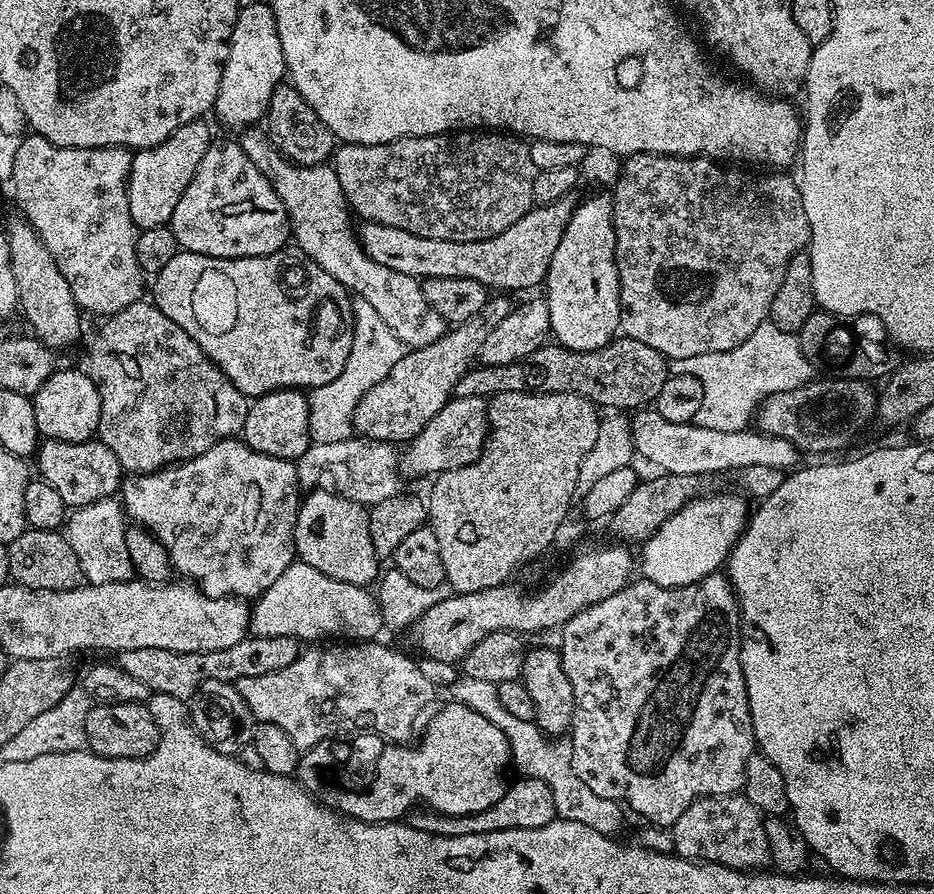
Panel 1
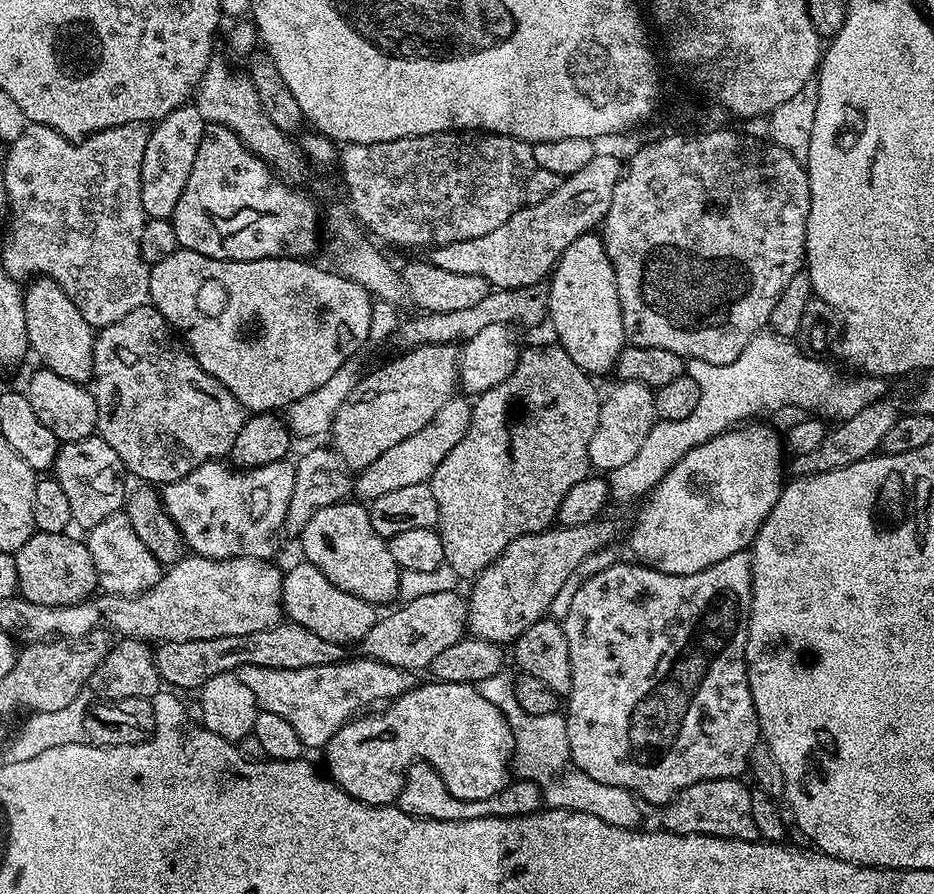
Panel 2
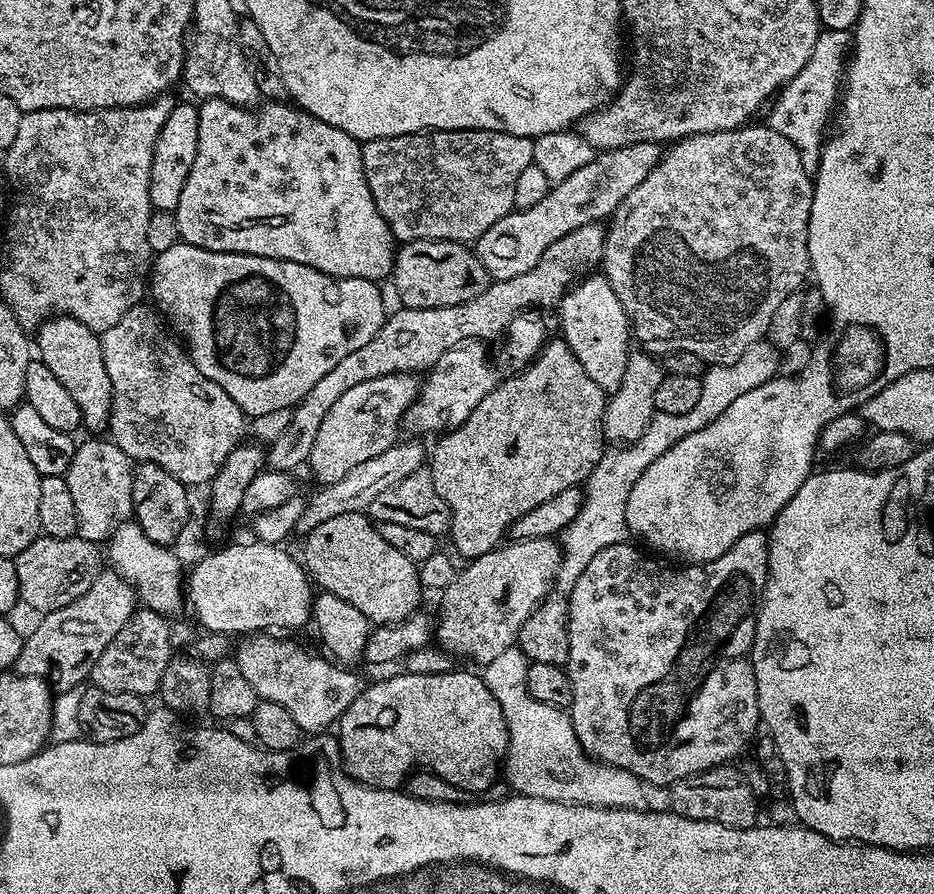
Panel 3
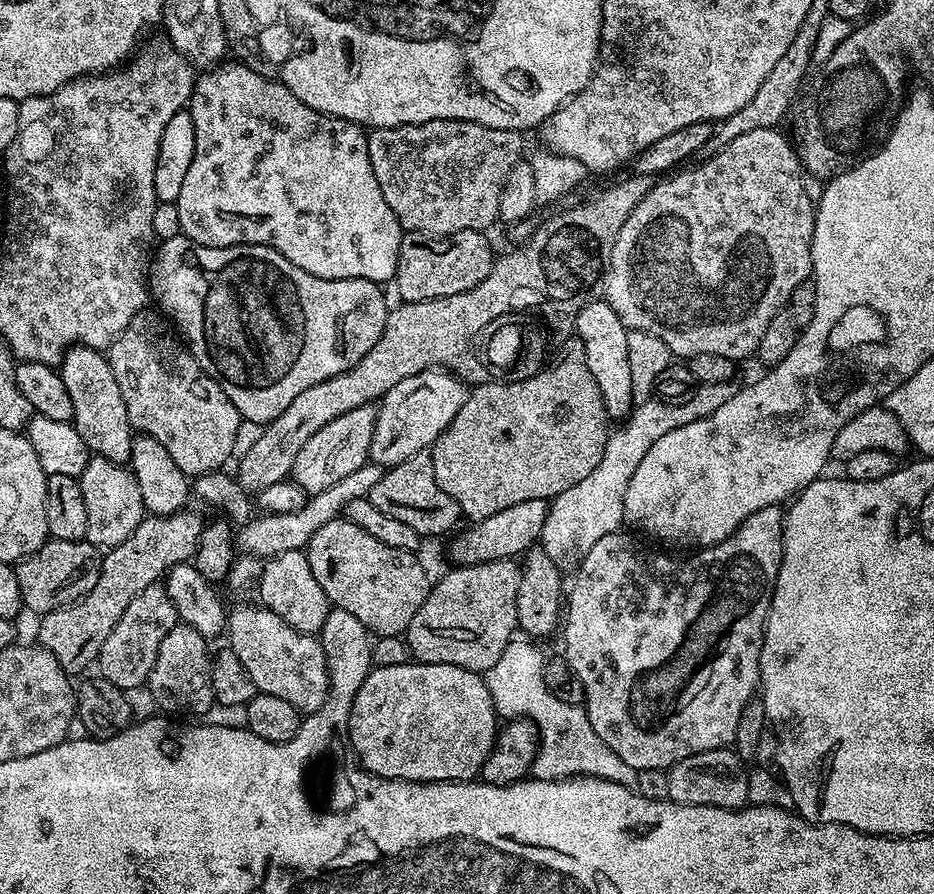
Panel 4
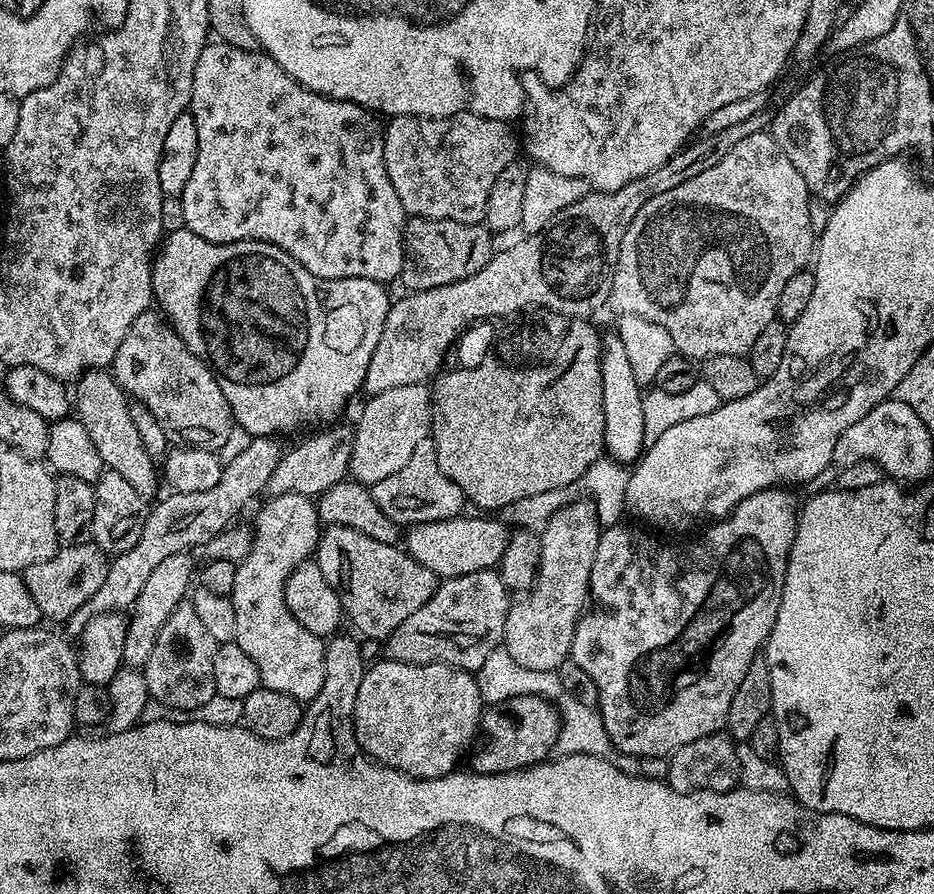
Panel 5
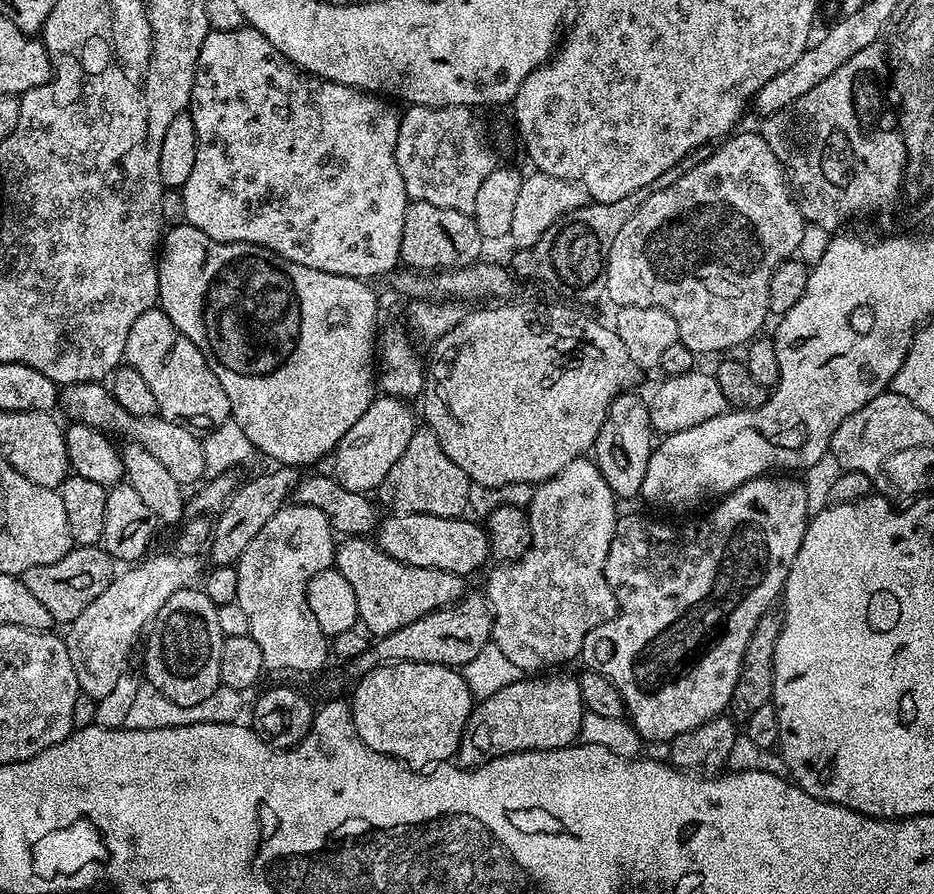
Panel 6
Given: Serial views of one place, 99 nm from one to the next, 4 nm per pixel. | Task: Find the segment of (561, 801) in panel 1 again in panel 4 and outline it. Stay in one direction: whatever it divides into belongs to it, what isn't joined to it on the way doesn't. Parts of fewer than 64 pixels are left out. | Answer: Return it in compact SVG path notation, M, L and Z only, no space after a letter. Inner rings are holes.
M513 638L499 655L498 662L483 673L497 717L505 721L532 720L540 729L540 749L532 763L531 775L538 780L569 780L571 776L597 776L636 790L641 786L641 773L634 766L626 766L590 726L587 712L579 704L562 702L548 689L544 677L545 653L535 648L528 638Z

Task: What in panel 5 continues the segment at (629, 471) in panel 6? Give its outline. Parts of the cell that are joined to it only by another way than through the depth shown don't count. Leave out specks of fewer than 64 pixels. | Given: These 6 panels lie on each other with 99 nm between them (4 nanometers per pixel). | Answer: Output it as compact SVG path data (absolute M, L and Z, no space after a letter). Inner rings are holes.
M615 334L605 335L600 345L600 361L602 362L602 410L604 411L604 447L607 455L622 465L632 466L644 455L644 431L646 422L642 419L642 402L644 392L634 378L634 370L630 366L626 354L626 346L622 346L622 338Z

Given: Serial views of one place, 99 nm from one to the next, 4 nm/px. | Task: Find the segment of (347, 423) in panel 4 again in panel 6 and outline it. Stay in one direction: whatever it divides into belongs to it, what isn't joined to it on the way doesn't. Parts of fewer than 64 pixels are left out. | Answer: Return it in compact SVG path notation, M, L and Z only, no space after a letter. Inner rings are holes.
M276 466L273 469L273 472L264 472L245 484L243 481L215 517L210 545L210 560L212 556L213 565L235 565L246 546L250 546L254 538L258 538L258 530L262 530L262 526L266 526L266 522L270 522L270 518L274 518L274 514L278 514L278 510L289 503L292 491L302 479L301 473L287 466Z

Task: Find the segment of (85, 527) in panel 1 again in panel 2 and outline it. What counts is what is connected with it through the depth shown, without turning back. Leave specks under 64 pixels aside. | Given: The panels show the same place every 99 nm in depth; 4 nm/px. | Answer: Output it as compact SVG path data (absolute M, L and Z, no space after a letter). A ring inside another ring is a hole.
M123 511L110 514L98 526L87 533L86 543L90 550L90 558L94 558L97 585L109 596L137 596L150 586L159 582L162 565L146 545L134 534L134 526L130 526L130 518Z

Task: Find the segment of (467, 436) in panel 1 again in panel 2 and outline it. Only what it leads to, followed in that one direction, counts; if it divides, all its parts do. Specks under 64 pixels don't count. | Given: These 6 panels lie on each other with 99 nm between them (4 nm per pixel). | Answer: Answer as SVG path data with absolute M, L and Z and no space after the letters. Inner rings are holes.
M453 396L448 399L426 426L405 441L398 442L392 449L386 450L370 466L361 469L353 481L355 497L362 502L371 502L393 490L427 483L442 459L446 458L469 429L469 420L472 417L471 403L467 397L461 397Z

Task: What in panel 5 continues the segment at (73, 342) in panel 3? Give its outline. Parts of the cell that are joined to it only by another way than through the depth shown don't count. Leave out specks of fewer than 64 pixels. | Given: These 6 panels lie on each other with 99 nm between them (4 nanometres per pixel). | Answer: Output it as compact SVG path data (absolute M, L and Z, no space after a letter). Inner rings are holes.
M93 370L84 373L75 381L75 419L80 420L82 426L86 426L86 434L90 434L90 442L94 442L105 469L119 474L125 482L130 482L130 486L134 486L138 494L142 494L145 498L152 498L157 495L155 492L158 464L150 458L150 454L146 454L146 446L142 446L142 437L138 435L134 421L130 419L129 403L129 397L118 386L111 371Z

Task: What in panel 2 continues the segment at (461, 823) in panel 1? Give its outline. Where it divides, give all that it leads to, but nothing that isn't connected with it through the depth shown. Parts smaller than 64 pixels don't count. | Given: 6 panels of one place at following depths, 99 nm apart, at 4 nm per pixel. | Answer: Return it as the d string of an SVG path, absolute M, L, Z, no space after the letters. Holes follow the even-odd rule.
M415 760L406 770L402 790L398 794L395 807L402 809L406 814L416 816L420 820L437 820L438 822L466 822L470 818L514 818L515 816L529 816L541 811L545 807L542 790L534 782L513 779L498 794L490 794L490 798L467 800L454 798L450 790L446 790L446 782L438 774L433 764L425 760Z

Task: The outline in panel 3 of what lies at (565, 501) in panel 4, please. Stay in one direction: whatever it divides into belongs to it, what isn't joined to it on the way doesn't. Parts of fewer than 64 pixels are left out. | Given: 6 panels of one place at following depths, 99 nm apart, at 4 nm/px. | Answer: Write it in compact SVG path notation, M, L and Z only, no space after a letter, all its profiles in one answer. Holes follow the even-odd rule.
M767 339L759 340L738 362L733 364L713 364L705 371L700 378L702 386L702 395L698 397L698 402L686 414L662 414L656 412L651 422L642 430L642 434L632 444L623 446L609 447L594 466L594 470L589 474L582 491L584 501L578 510L578 518L570 522L558 537L560 548L560 567L556 572L554 588L557 593L567 594L574 590L574 582L578 582L582 570L586 570L586 565L598 550L606 550L606 546L625 543L629 535L626 526L626 498L630 498L630 490L638 478L642 478L646 466L670 450L674 442L686 438L686 434L694 434L694 430L702 430L734 398L746 394L746 390L754 390L754 386L762 386L770 382L772 377L781 371L780 369L781 353L777 351L774 345L769 344Z

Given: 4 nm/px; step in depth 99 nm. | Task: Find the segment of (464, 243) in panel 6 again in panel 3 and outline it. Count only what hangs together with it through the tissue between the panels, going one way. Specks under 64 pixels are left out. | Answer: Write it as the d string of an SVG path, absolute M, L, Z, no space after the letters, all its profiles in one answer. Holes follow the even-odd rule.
M453 240L401 243L396 249L390 280L396 283L396 296L405 308L458 306L462 302L470 302L470 298L478 298L490 283L486 266L482 266L475 251L468 244Z

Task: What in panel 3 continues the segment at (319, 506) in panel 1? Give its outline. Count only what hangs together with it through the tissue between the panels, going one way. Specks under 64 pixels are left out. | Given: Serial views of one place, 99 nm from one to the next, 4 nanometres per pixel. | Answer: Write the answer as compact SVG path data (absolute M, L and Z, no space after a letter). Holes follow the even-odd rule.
M364 512L327 519L307 533L302 563L317 589L338 594L366 614L369 625L397 624L421 607L420 570L406 554L394 550Z

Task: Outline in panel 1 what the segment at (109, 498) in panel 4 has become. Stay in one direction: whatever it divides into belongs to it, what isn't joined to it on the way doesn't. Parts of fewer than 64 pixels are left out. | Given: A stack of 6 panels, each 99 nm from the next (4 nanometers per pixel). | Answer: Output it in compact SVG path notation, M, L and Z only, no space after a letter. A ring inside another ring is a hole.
M93 438L86 442L62 442L45 439L41 443L34 463L40 467L39 475L62 497L69 509L75 510L92 502L98 502L107 496L115 497L122 488L122 469L114 450Z

